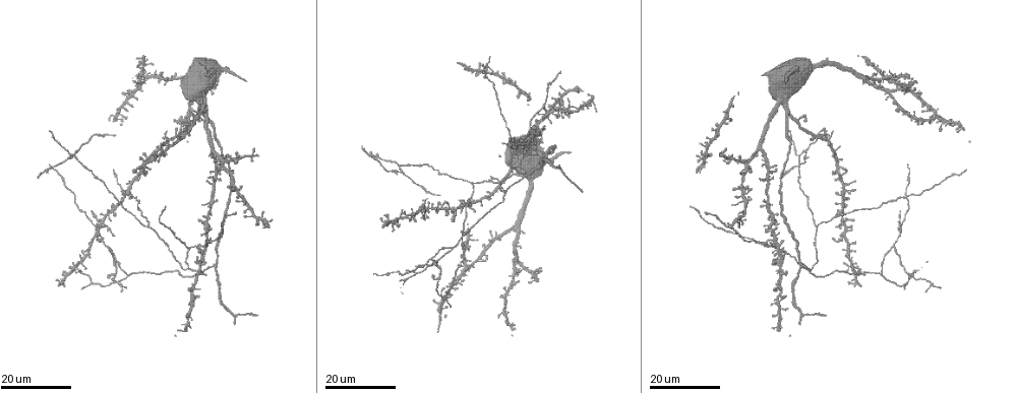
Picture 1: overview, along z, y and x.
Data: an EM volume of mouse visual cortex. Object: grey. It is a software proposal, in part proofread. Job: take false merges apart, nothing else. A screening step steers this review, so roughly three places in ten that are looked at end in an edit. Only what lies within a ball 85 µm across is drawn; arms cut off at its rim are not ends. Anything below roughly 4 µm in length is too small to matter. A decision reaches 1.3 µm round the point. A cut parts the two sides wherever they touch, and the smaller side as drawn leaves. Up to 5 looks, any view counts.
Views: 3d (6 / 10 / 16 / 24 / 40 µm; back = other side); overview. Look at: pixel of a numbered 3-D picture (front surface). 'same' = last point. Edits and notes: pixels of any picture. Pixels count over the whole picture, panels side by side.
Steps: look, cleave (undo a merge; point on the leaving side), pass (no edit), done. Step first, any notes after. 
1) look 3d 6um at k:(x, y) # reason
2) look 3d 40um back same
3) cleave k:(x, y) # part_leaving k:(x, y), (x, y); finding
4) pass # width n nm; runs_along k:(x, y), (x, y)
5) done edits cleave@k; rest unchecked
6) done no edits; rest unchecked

look 3d 16um at 1:(804, 152) # four arms meet

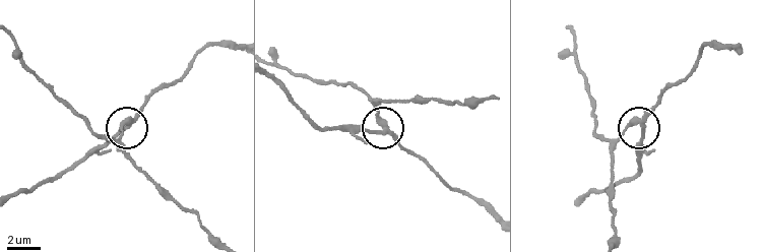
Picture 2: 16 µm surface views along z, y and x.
look 3d 6um at 2:(644, 127) # closer look

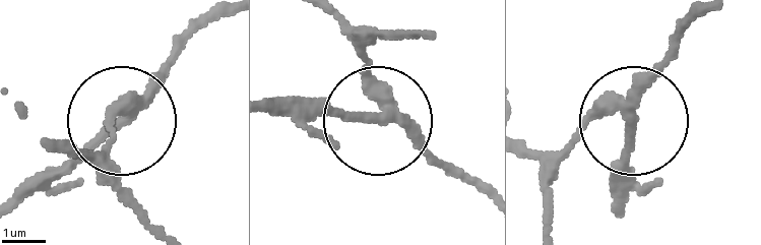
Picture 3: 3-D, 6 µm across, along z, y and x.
cleave 3:(342, 109) # side_arm 15 um; part_leaving 3:(385, 117), (268, 114); a second neuron is stuck on

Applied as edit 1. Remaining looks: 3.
look overview

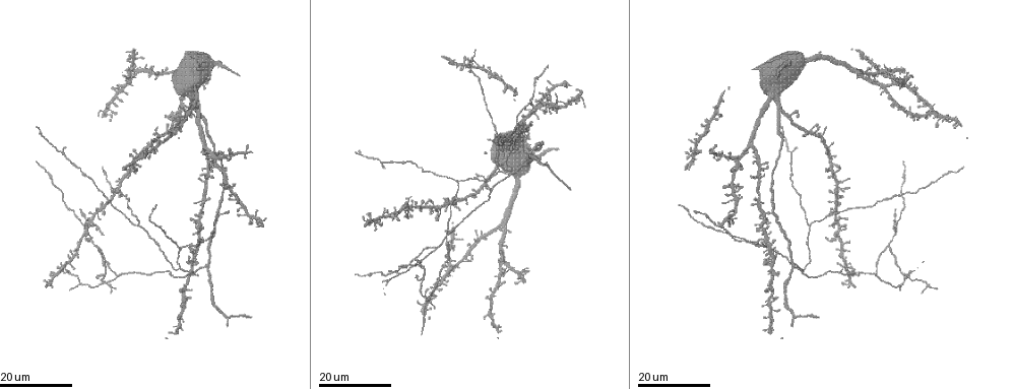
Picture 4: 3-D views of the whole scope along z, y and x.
look 3d 16um at 1:(190, 248) # a fork

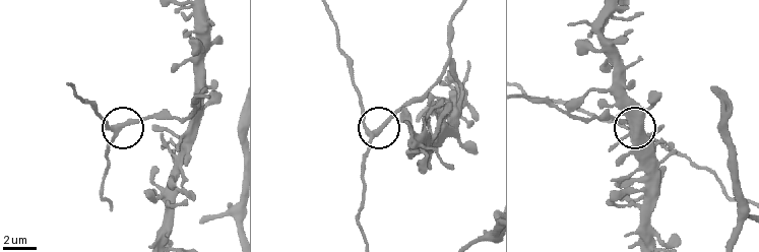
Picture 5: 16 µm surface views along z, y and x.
look 3d 6um at 5:(373, 137)

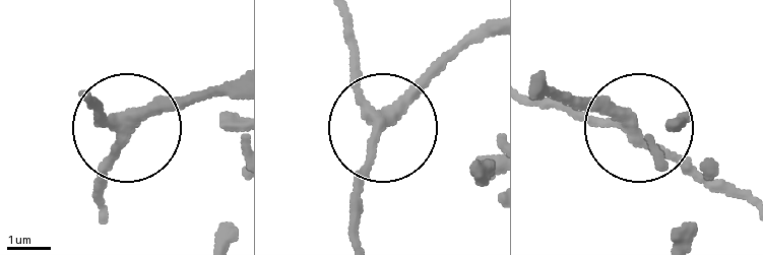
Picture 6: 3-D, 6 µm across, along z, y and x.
pass # side_arm 35 um; runs_along 6:(533, 89), (610, 104), (636, 129), (533, 104); all the same neuron

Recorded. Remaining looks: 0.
done edits cleave@3; rest unchecked

